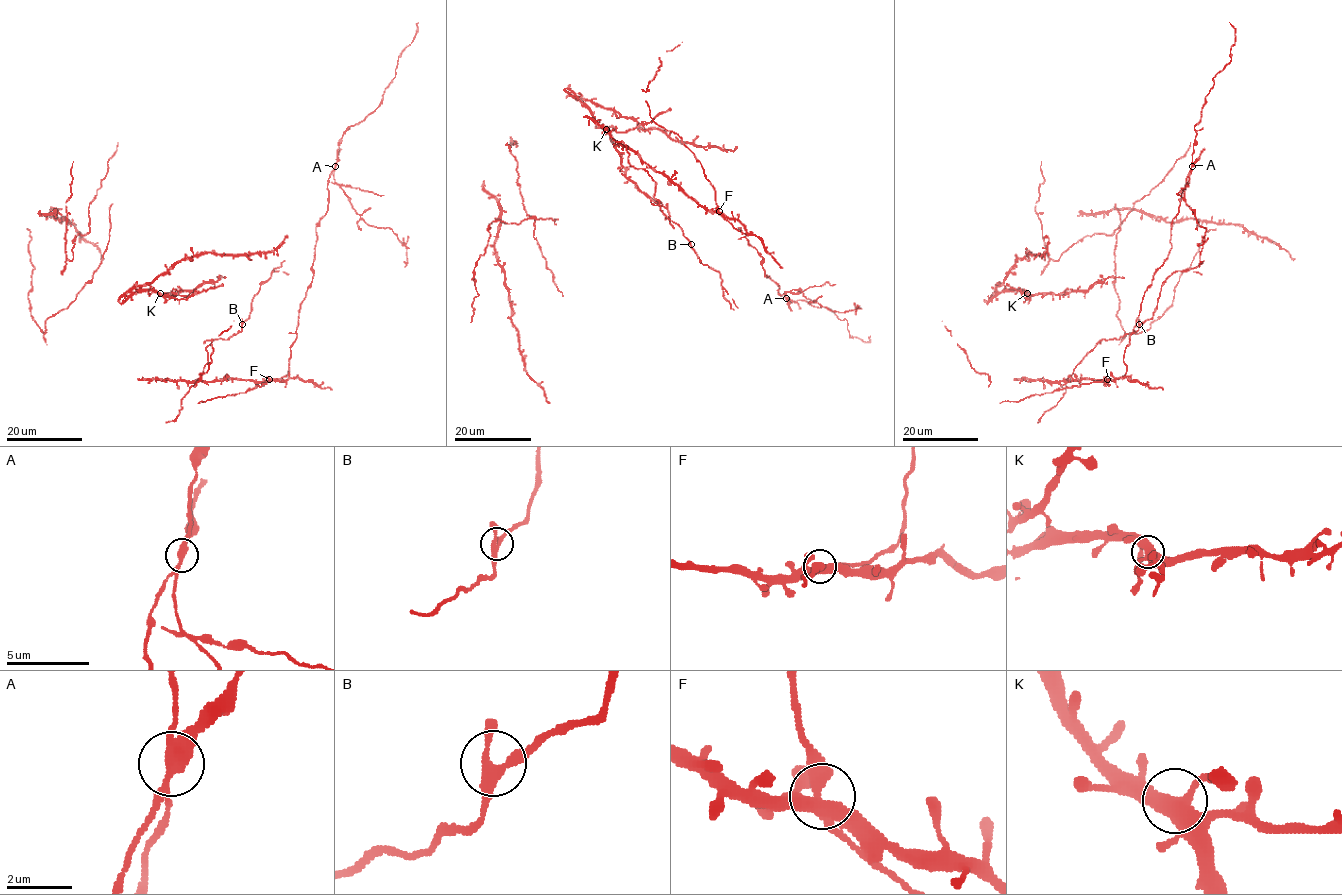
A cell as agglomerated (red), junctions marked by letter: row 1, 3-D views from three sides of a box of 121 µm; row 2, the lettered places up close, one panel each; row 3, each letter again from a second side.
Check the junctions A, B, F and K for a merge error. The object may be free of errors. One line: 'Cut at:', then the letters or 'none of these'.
Cut at: A

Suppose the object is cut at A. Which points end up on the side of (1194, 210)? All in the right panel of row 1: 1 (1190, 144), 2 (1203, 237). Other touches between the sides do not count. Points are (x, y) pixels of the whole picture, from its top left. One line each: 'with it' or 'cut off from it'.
1: cut off from it
2: with it

